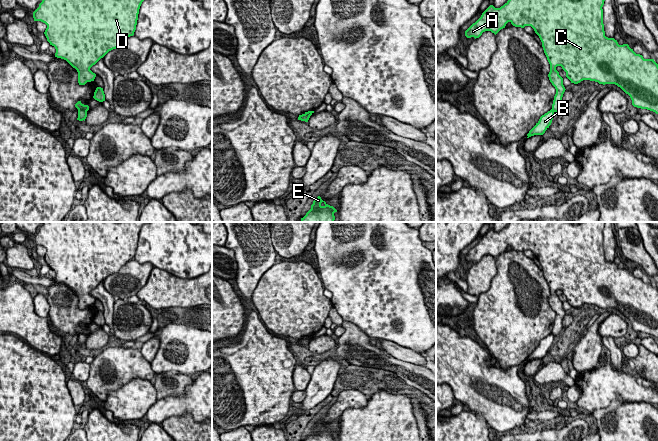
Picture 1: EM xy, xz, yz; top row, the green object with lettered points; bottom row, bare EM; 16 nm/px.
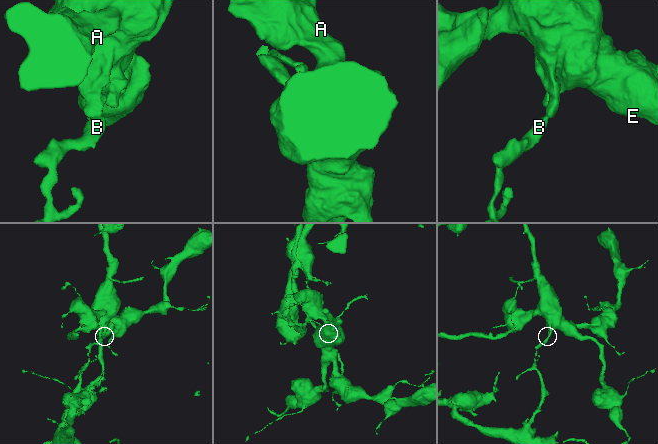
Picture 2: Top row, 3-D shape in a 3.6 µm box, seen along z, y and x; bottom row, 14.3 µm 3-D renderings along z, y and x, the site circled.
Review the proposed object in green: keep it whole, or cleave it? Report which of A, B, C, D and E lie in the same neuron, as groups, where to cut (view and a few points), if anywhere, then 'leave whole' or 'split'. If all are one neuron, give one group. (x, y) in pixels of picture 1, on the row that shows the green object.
groups A C D E / B; cut xy (86, 110), (78, 111); split

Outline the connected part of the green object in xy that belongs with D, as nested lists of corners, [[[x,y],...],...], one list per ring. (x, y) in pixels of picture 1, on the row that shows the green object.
[[[42,0],[33,12],[34,21],[47,25],[47,41],[56,49],[55,57],[66,60],[78,72],[79,85],[94,81],[96,74],[90,68],[109,51],[116,49],[136,30],[139,9],[144,0]]]

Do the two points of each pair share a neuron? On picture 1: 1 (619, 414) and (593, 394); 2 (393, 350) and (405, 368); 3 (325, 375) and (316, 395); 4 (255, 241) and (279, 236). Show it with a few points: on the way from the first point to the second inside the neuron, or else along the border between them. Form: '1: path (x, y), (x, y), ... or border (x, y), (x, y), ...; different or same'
1: border (631, 401), (615, 398), (592, 413); different
2: border (380, 348), (396, 358), (422, 365); different
3: path (322, 380), (317, 390); same
4: border (269, 232), (272, 246), (277, 253); different

